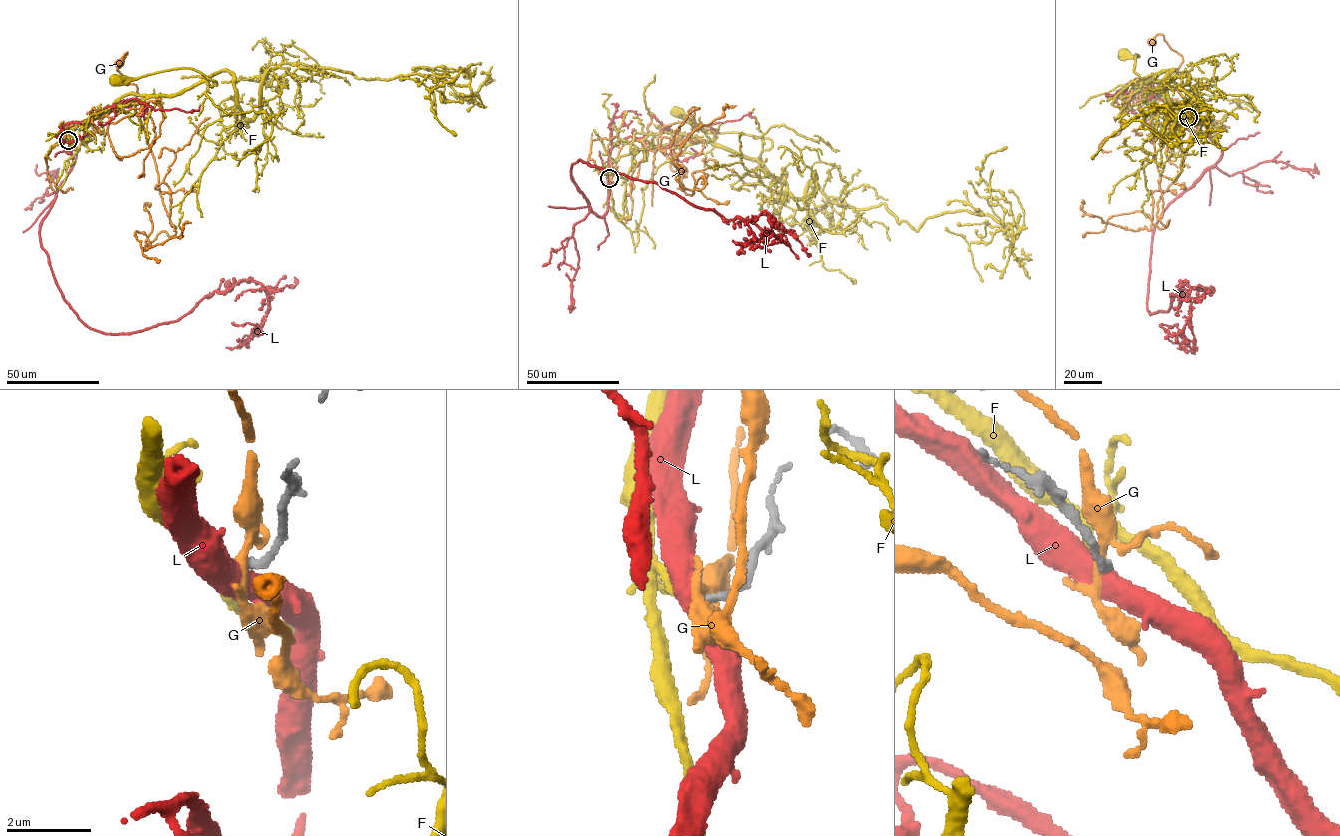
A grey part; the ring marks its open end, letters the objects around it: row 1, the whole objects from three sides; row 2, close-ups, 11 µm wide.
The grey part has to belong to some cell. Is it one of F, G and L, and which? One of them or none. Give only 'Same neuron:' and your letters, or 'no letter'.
Same neuron: F

